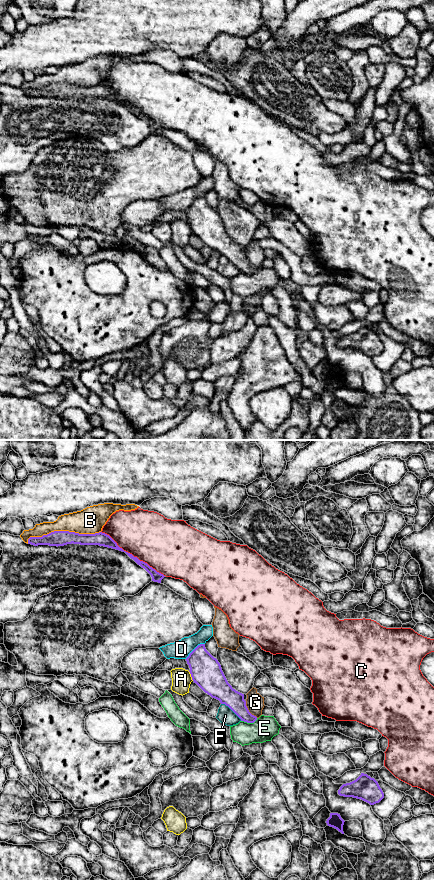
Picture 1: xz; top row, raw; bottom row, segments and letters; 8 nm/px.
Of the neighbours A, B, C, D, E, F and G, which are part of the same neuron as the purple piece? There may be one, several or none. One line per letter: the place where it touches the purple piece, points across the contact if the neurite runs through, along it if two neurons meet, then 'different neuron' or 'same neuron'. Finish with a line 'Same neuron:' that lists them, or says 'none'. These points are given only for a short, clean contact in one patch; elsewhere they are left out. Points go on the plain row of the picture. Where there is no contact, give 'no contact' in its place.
A: contact xz (191, 228); border xz (188, 223), (193, 232); different neuron
B: contact xz (62, 83); different neuron
C: contact xz (132, 107); different neuron
D: contact xz (194, 201); border xz (204, 195), (200, 195), (185, 210); different neuron
E: contact xz (249, 274); border xz (257, 270), (253, 274), (241, 273); different neuron
F: contact xz (231, 261); border xz (221, 255), (224, 255), (241, 272); different neuron
G: contact xz (248, 262); different neuron
Same neuron: none

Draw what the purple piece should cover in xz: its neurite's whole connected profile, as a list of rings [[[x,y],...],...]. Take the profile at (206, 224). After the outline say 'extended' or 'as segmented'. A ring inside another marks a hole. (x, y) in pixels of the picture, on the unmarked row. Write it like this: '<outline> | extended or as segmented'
[[[198,197],[186,210],[192,232],[205,245],[228,258],[240,271],[254,275],[257,269],[252,267],[244,252],[244,246],[236,243],[228,235],[220,215],[205,200]]] | as segmented

